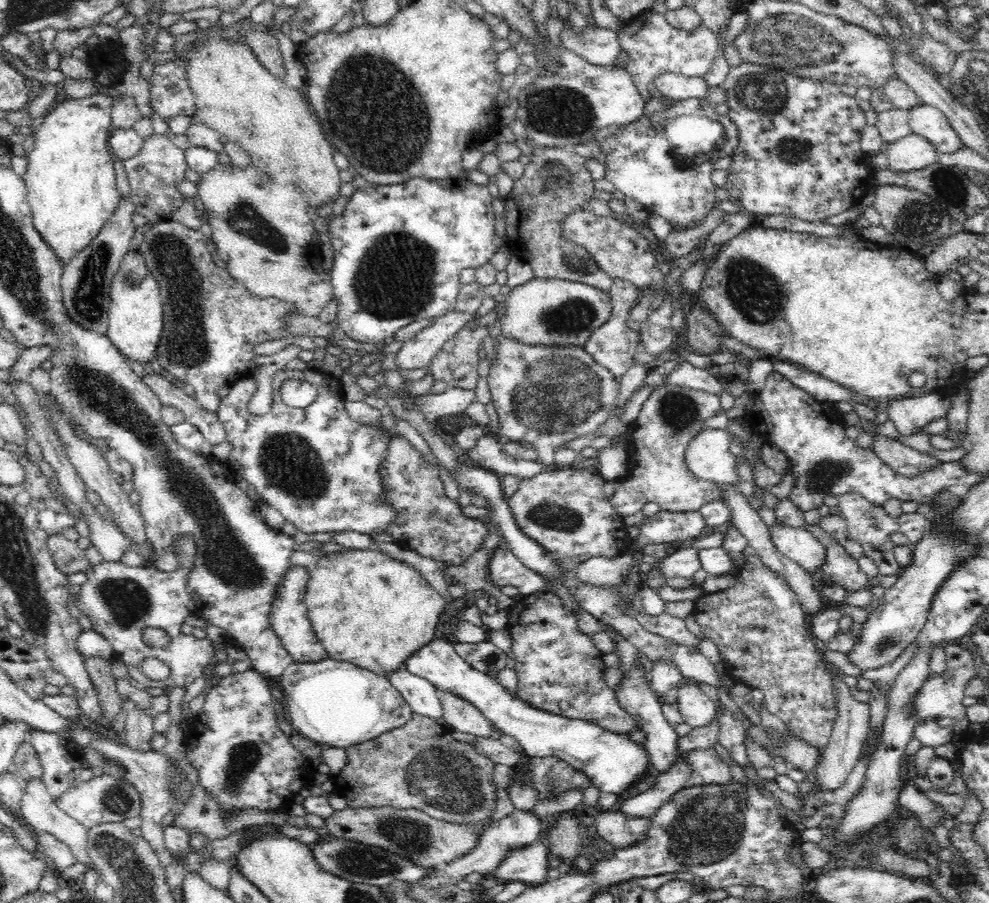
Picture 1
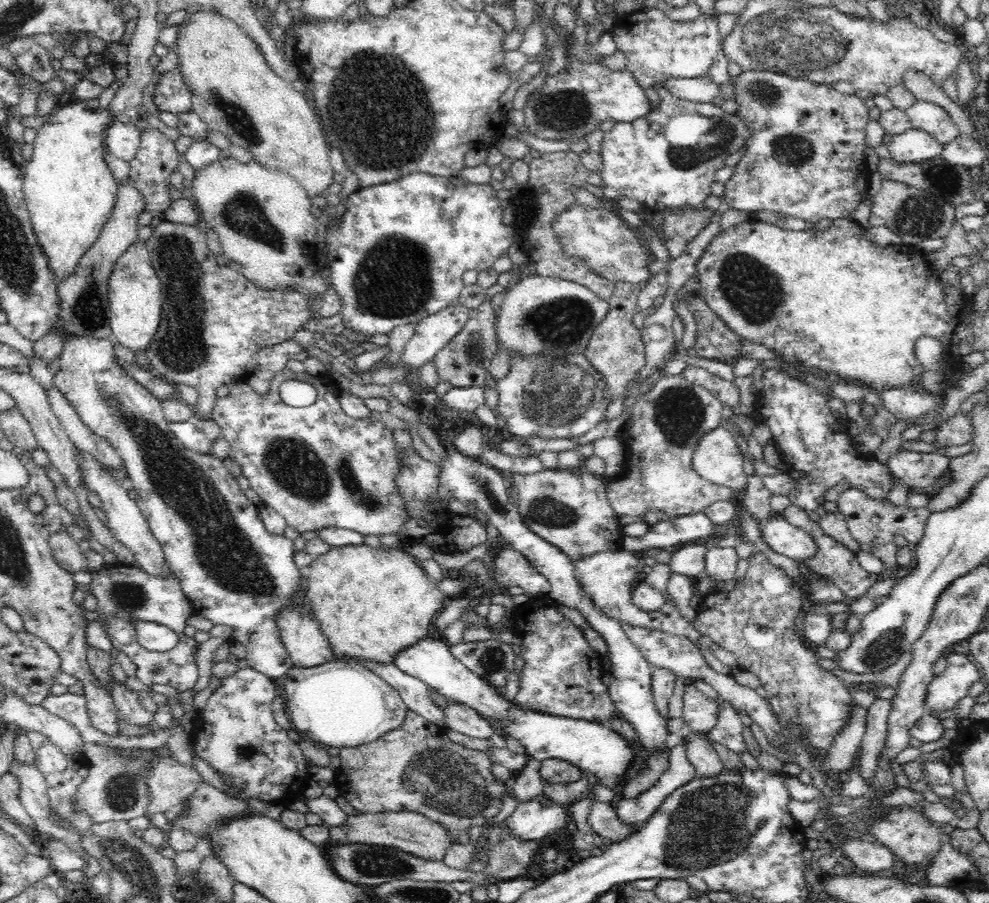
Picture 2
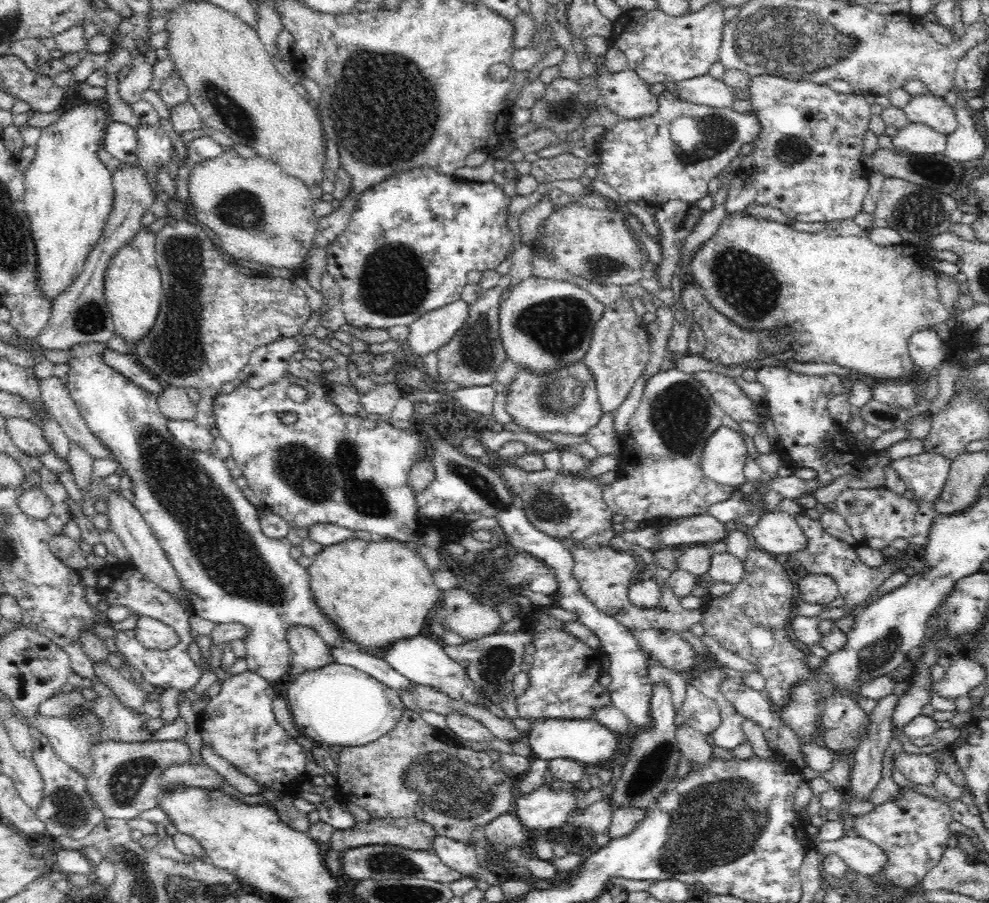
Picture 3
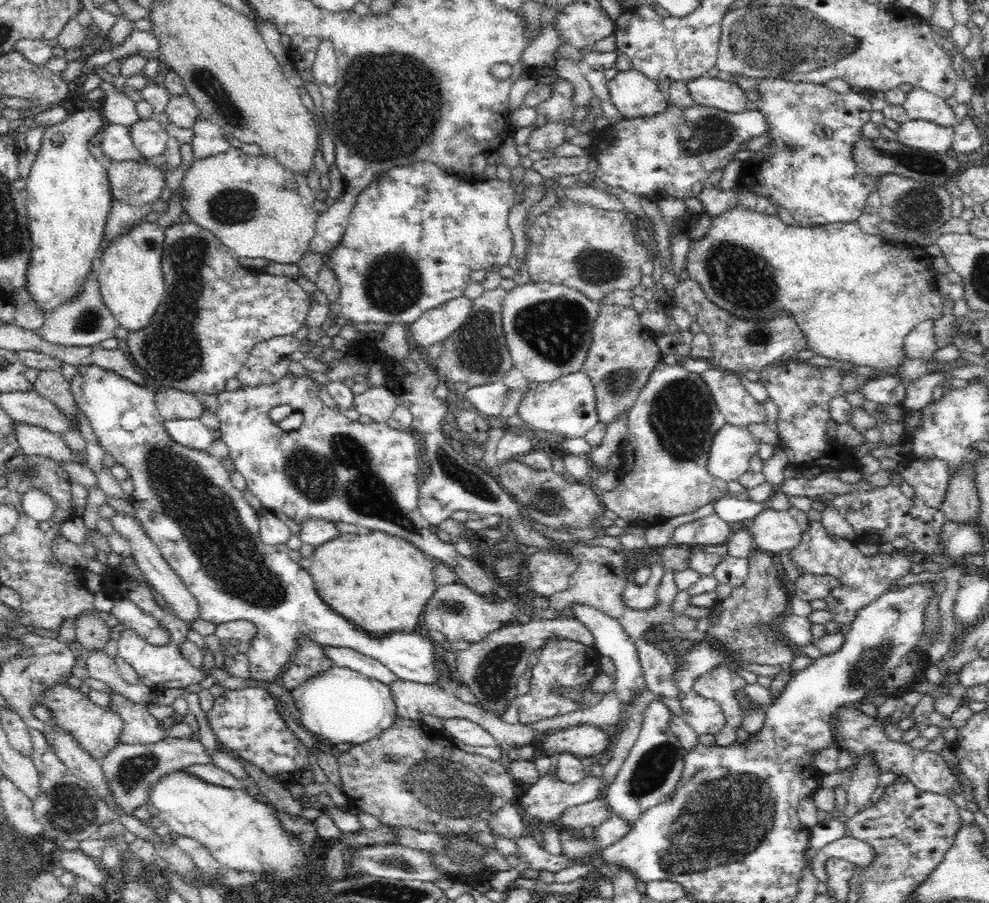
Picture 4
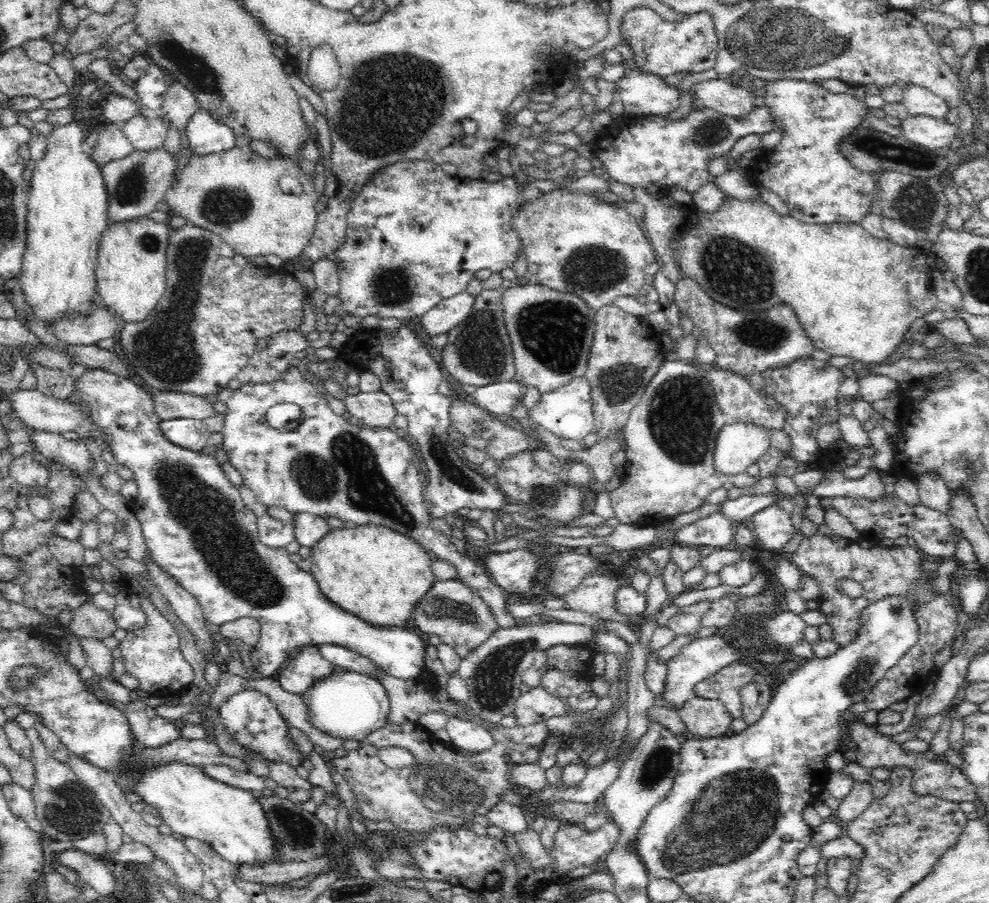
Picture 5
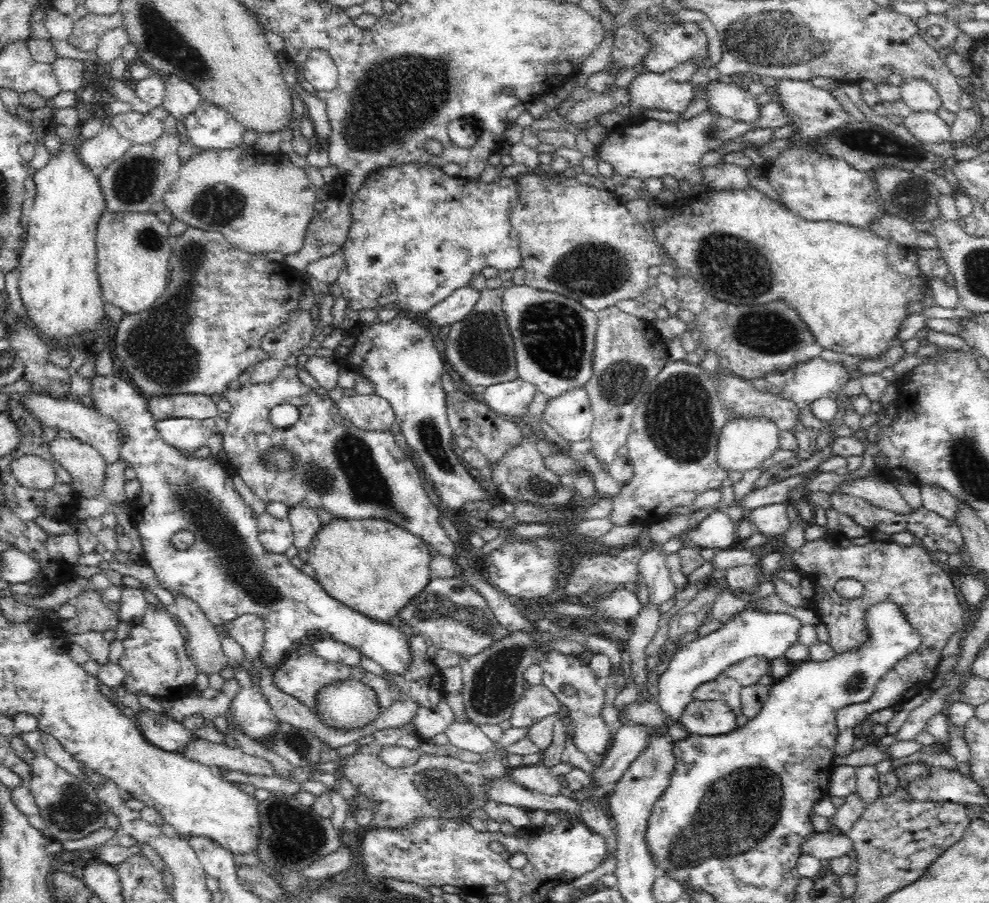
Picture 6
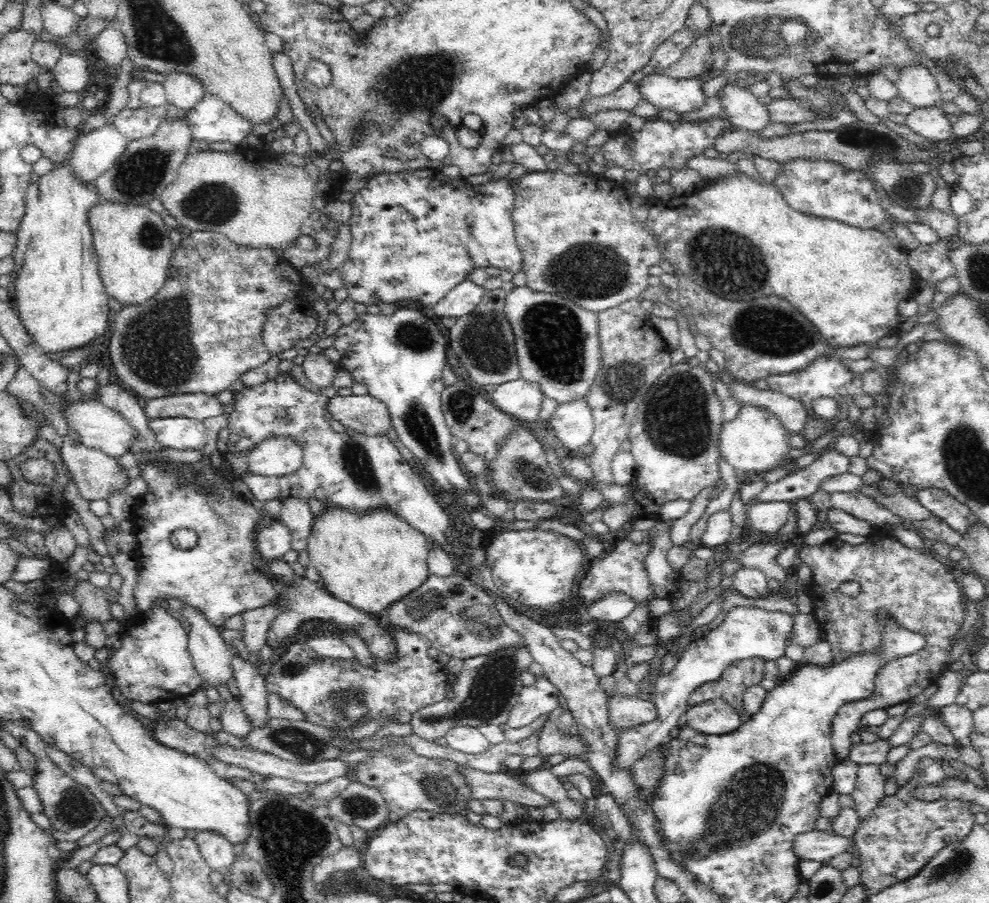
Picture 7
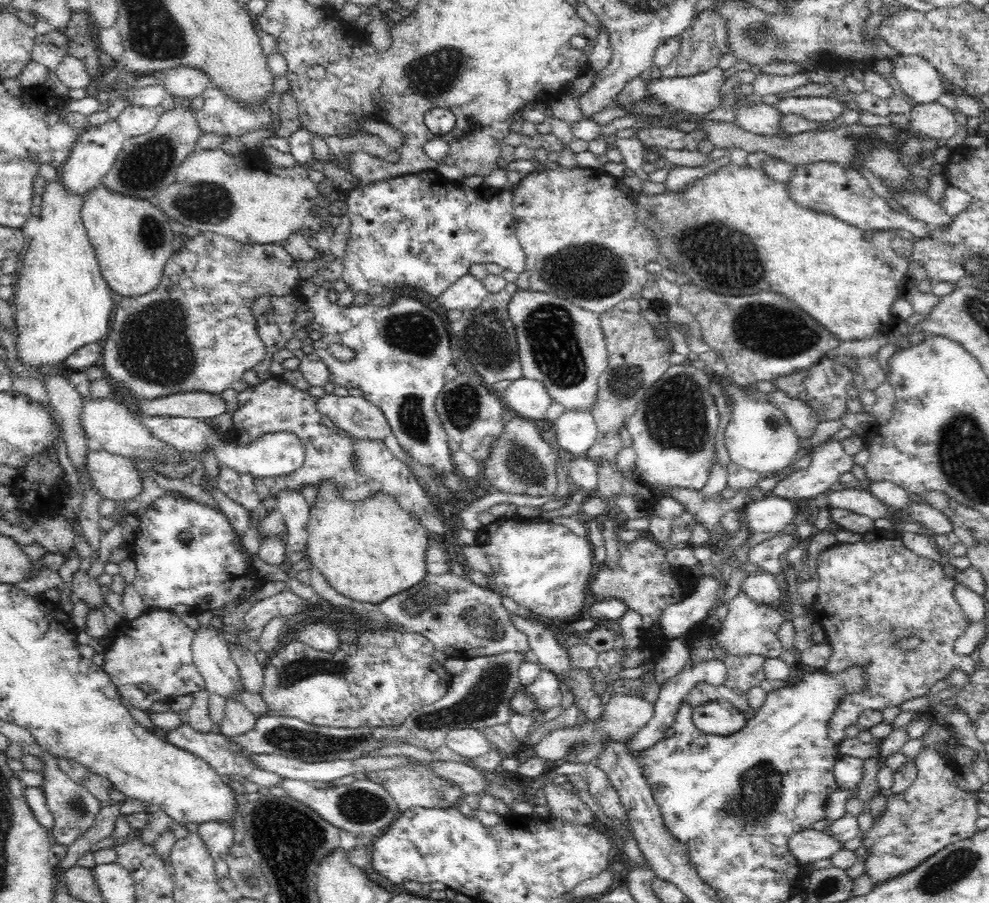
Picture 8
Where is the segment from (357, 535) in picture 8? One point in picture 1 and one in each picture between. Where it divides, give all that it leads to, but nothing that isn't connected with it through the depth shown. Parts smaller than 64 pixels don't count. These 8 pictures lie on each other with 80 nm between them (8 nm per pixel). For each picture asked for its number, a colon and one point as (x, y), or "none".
1: (371, 610)
2: (371, 602)
3: (377, 592)
4: (380, 582)
5: (379, 575)
6: (373, 566)
7: (371, 560)

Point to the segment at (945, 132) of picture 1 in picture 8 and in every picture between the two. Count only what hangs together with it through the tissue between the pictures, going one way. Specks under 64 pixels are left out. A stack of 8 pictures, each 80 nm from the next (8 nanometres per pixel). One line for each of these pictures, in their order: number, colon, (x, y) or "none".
2: (924, 115)
3: (927, 109)
4: (920, 104)
5: (918, 100)
6: (919, 94)
7: (916, 84)
8: (921, 81)

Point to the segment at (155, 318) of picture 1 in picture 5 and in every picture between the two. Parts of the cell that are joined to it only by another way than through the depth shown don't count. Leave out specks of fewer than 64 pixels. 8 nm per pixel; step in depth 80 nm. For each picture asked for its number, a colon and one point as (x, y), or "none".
2: (135, 296)
3: (133, 290)
4: (131, 280)
5: (131, 265)

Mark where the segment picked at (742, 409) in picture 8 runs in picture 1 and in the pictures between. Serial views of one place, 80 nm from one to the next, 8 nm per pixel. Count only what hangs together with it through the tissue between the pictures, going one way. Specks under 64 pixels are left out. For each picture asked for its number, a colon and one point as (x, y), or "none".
1: (710, 455)
2: (717, 458)
3: (724, 456)
4: (733, 446)
5: (738, 445)
6: (744, 443)
7: (755, 440)

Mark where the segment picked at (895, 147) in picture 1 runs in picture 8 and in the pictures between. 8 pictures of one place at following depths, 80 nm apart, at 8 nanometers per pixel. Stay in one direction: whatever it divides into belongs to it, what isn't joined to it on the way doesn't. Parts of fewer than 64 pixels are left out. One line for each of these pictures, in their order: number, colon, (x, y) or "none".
2: (913, 146)
3: (914, 138)
4: (922, 134)
5: (927, 131)
6: (927, 126)
7: (931, 122)
8: (933, 120)

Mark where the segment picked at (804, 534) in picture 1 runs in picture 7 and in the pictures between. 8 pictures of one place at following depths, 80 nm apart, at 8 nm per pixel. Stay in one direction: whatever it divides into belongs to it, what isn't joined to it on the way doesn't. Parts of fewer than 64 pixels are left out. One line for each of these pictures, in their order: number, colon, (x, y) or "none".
2: (781, 536)
3: (776, 532)
4: (772, 531)
5: (772, 527)
6: (772, 520)
7: (765, 517)

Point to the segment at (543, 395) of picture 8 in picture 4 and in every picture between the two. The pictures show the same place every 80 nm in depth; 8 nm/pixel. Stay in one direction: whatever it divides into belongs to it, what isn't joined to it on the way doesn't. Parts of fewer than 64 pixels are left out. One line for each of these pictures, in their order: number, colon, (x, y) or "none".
4: (489, 399)
5: (500, 398)
6: (511, 398)
7: (521, 400)

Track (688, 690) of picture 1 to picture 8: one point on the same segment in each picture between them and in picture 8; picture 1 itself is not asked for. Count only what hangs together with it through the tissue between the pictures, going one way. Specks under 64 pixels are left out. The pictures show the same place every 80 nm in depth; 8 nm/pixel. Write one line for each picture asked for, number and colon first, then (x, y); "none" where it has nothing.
2: (701, 713)
3: (701, 713)
4: (704, 716)
5: (703, 717)
6: (710, 718)
7: (716, 717)
8: (719, 717)

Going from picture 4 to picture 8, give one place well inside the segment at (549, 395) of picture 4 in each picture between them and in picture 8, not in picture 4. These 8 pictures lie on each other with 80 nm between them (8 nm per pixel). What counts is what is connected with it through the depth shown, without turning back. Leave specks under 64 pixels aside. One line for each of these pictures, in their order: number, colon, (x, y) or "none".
5: (567, 411)
6: (570, 414)
7: (572, 422)
8: (577, 431)

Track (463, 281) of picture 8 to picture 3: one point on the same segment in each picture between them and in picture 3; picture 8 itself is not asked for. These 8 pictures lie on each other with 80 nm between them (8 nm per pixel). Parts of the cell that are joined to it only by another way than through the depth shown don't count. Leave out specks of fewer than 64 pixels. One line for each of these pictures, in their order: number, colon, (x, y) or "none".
3: (427, 334)
4: (436, 325)
5: (449, 313)
6: (459, 305)
7: (462, 300)

